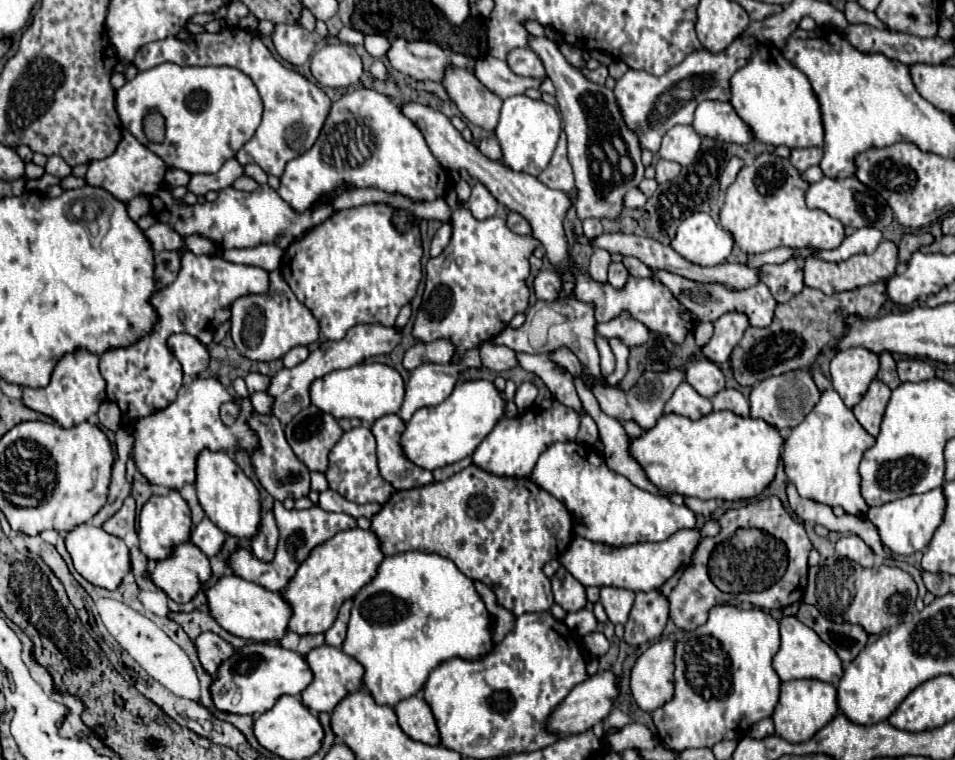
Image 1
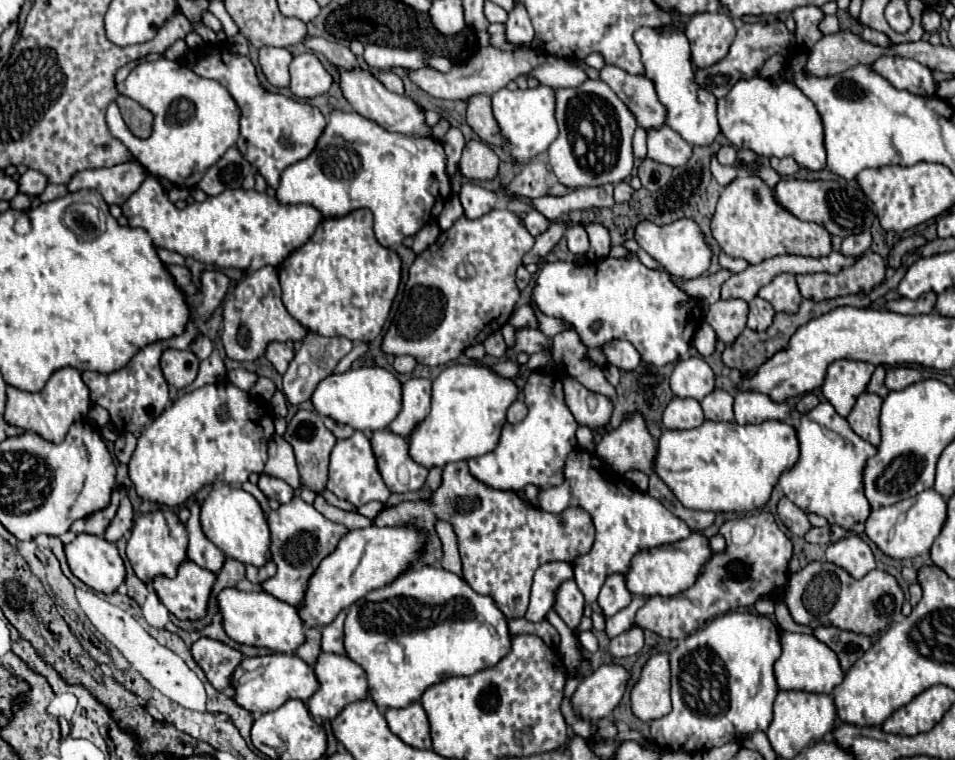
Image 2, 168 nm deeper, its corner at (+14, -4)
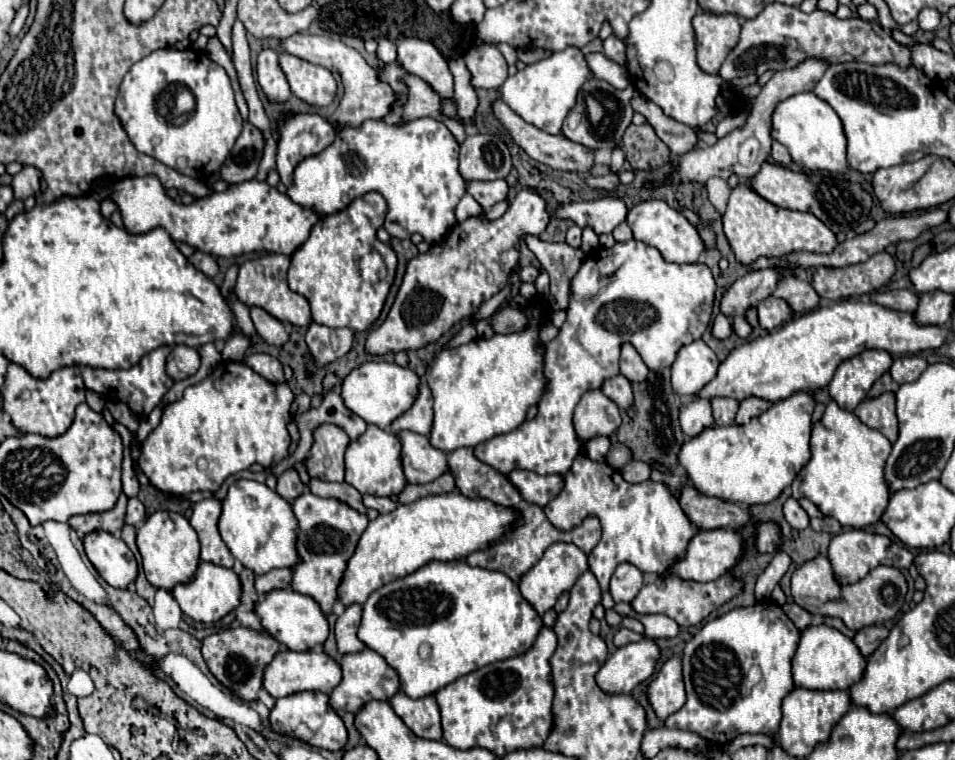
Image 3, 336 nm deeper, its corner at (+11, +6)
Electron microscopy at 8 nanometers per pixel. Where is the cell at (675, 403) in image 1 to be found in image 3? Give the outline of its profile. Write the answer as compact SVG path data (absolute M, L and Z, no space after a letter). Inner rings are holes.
M693 396L687 404L679 408L679 424L685 436L695 436L701 432L701 428L713 426L713 416L711 416L711 404L707 398Z

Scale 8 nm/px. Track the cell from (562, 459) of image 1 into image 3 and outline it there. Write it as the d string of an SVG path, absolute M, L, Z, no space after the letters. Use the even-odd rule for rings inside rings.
M583 452L575 458L571 470L565 474L563 480L565 480L565 484L563 484L561 492L557 494L557 498L553 498L545 506L545 516L559 530L575 528L577 524L581 524L581 518L585 518L589 514L595 514L601 520L601 526L603 526L601 542L597 544L597 548L593 548L593 552L587 556L587 560L589 560L589 570L595 574L603 592L609 590L609 578L615 572L615 568L623 562L637 566L643 574L661 576L673 560L679 560L685 554L685 544L695 536L695 530L689 524L689 518L685 516L685 512L681 512L681 506L677 504L677 498L661 482L647 480L641 484L629 484L623 480L619 470L611 468L607 462L593 462Z

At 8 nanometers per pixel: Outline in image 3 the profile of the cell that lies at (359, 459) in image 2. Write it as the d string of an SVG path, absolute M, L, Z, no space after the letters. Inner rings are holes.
M369 424L367 430L357 438L351 440L347 450L345 450L345 482L351 484L353 488L357 488L361 494L375 494L375 496L395 496L403 490L405 476L401 476L401 442L397 440L395 434L389 434L385 430L381 430L379 426Z

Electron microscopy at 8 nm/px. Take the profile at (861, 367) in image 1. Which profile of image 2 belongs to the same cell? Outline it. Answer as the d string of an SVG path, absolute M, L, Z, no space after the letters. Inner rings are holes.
M836 360L828 366L826 382L822 386L824 398L836 408L840 416L848 416L856 398L866 392L866 384L876 366L870 362Z

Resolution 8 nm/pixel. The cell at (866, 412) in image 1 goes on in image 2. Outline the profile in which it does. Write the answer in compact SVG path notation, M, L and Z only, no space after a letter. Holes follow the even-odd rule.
M864 392L858 396L850 416L846 418L850 428L864 438L866 442L878 446L880 442L880 426L878 426L878 418L880 418L880 406L882 406L882 398L870 392Z

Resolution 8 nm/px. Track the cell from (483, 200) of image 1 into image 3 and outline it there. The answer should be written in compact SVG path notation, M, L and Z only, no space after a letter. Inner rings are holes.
M489 180L489 182L469 182L469 188L467 192L485 208L489 210L493 204L501 202L507 198L507 192L509 192L509 186L505 180Z

